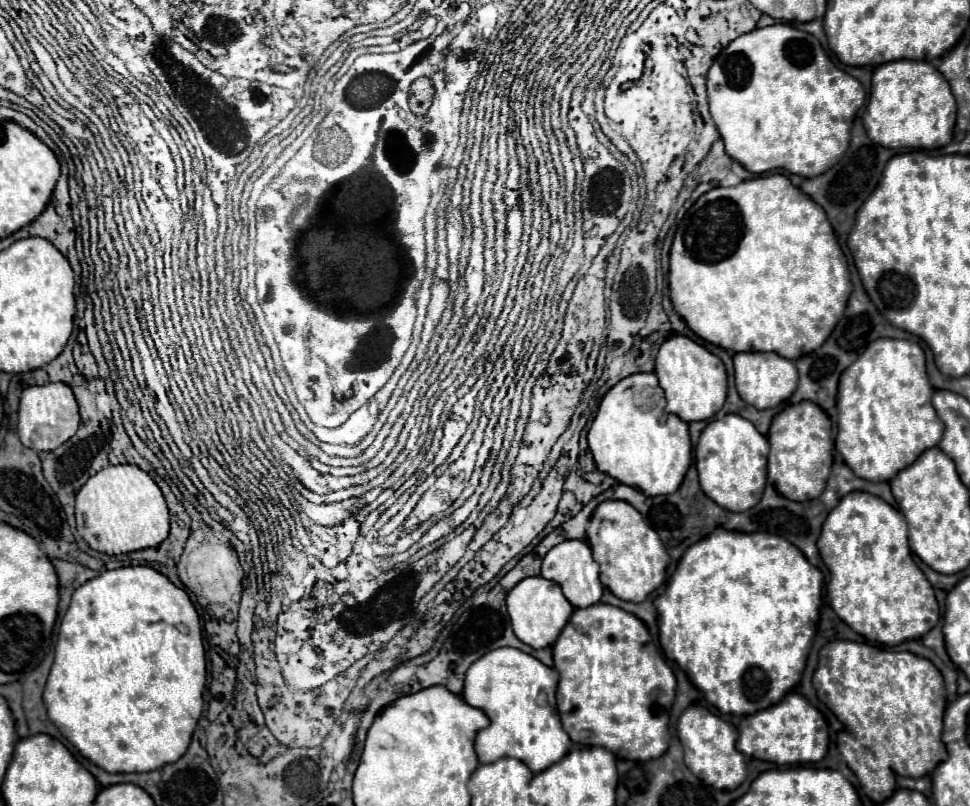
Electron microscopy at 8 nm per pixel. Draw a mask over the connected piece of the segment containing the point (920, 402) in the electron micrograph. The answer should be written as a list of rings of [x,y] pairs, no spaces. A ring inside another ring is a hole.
[[[876,339],[866,351],[842,373],[838,385],[838,435],[836,449],[846,465],[862,479],[890,481],[898,471],[912,465],[920,453],[936,447],[942,439],[942,421],[938,419],[930,399],[934,387],[928,381],[924,351],[916,341],[908,339]]]

